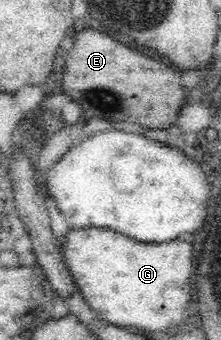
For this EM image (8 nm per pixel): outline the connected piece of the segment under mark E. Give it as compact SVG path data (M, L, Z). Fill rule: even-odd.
M81 30L73 40L73 48L63 52L61 90L77 102L89 116L99 116L117 122L135 122L147 128L169 126L181 106L183 90L179 86L179 72L165 62L155 62L121 42L97 30Z

